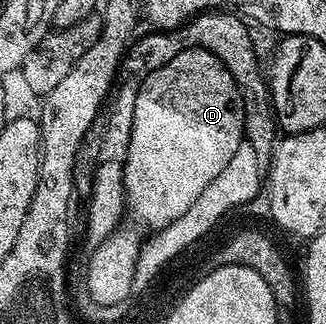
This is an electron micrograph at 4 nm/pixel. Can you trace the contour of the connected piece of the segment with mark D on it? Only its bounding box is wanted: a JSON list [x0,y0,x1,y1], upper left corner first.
[90,48,245,301]

